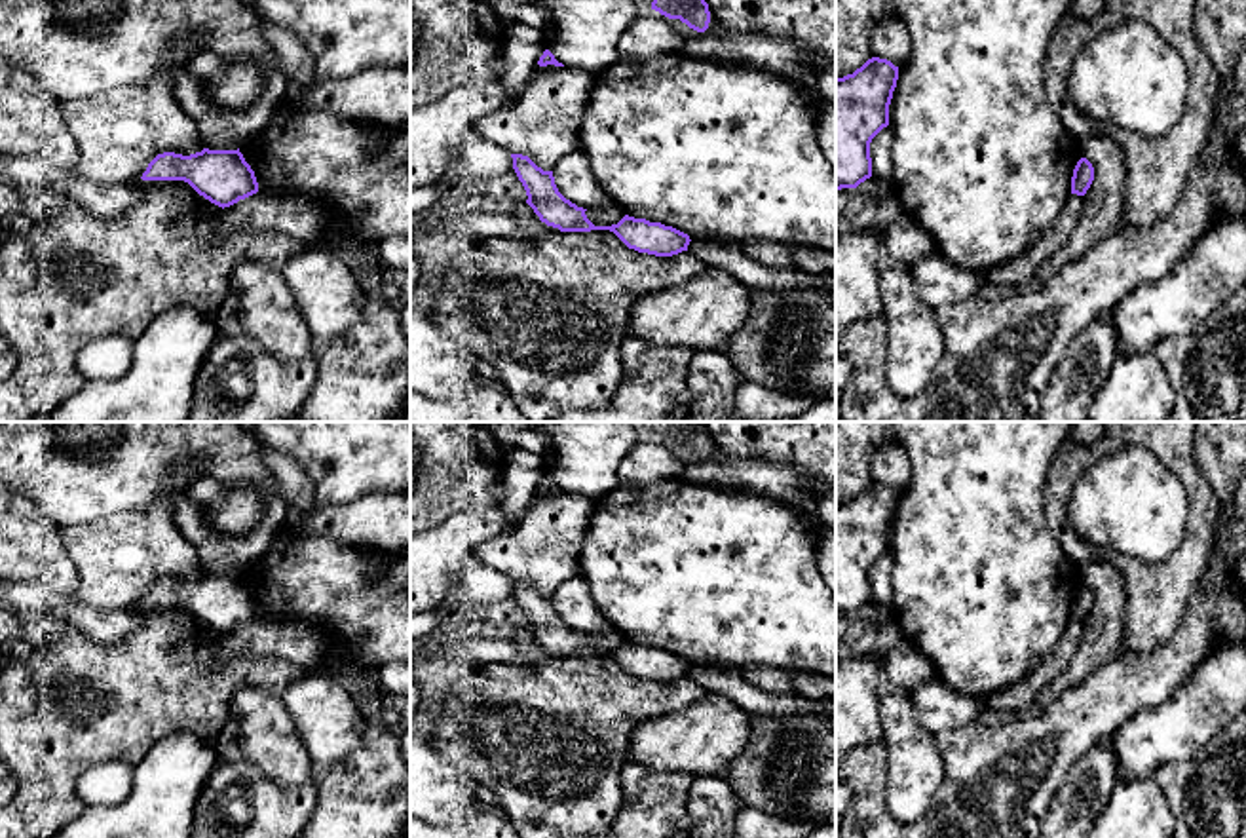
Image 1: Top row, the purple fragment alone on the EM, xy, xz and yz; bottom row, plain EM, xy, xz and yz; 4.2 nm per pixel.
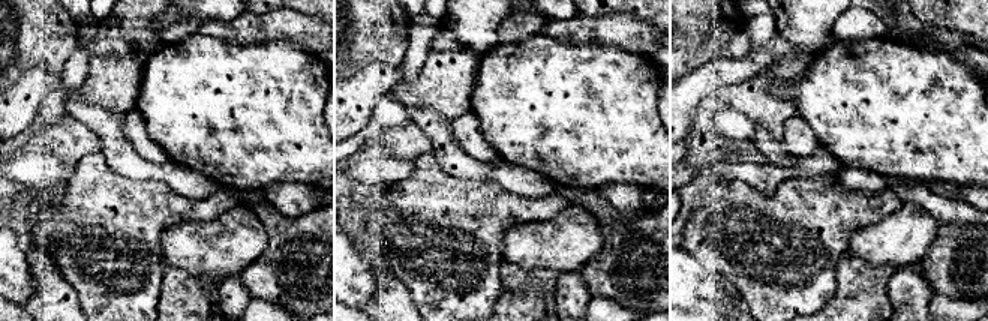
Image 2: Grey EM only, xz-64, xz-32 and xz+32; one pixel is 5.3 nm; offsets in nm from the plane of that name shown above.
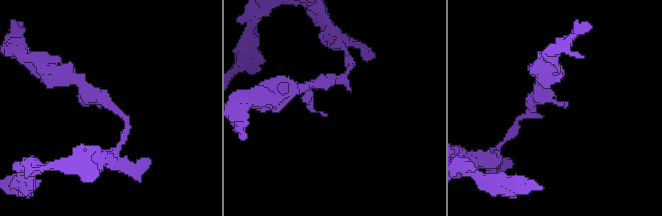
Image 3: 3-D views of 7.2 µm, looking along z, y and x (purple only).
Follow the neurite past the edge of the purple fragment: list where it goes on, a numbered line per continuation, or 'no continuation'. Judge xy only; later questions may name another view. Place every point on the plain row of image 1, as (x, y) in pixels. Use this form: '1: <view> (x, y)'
no continuation

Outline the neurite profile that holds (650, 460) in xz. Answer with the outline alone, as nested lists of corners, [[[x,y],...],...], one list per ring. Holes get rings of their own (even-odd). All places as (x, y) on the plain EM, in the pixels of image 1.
[[[644,435],[617,466],[617,481],[623,486],[648,486],[678,479],[680,458],[670,445],[655,435]]]

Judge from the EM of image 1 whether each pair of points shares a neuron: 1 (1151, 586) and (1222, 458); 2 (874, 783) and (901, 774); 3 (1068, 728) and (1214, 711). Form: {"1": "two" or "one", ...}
{"1": "two", "2": "two", "3": "two"}

